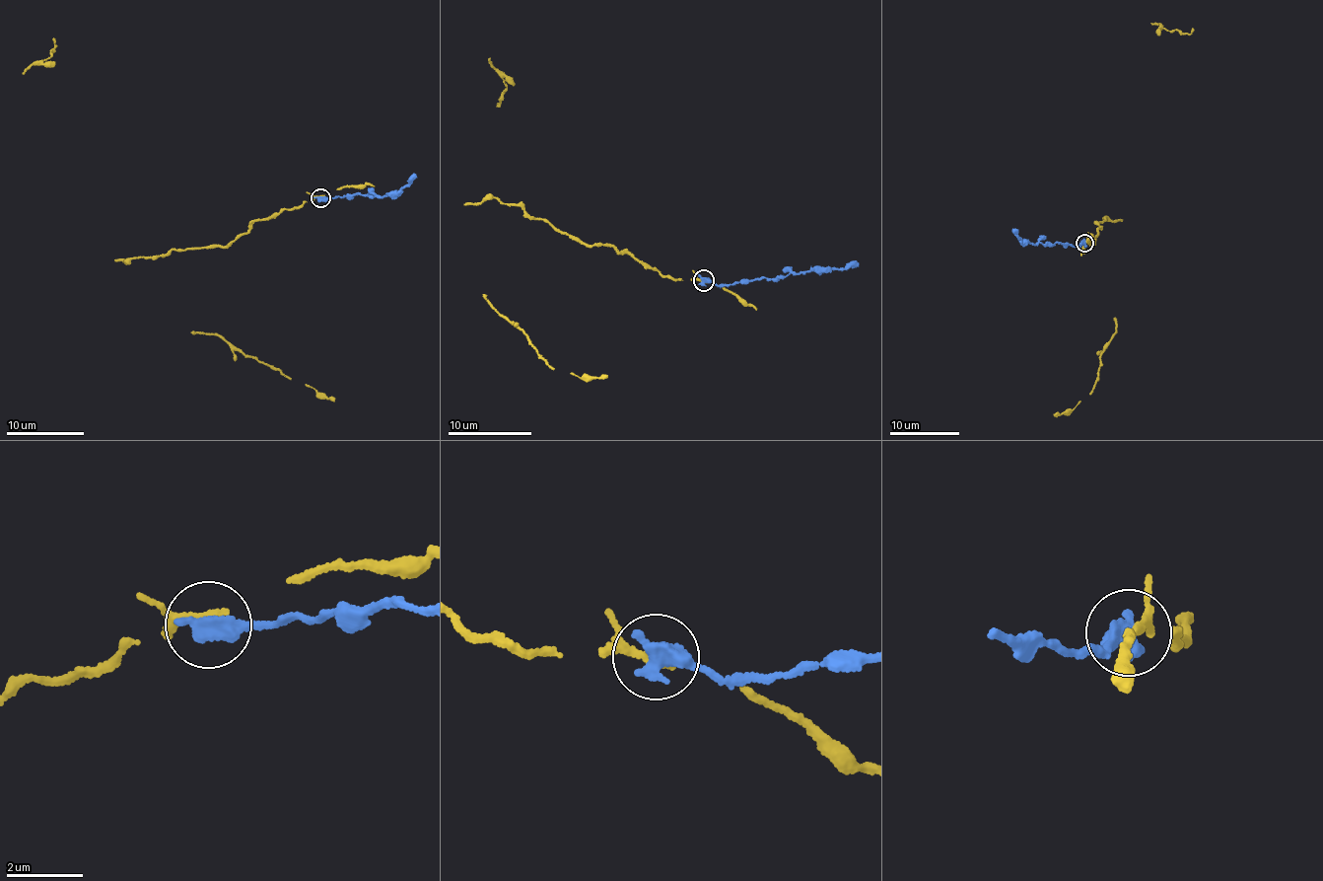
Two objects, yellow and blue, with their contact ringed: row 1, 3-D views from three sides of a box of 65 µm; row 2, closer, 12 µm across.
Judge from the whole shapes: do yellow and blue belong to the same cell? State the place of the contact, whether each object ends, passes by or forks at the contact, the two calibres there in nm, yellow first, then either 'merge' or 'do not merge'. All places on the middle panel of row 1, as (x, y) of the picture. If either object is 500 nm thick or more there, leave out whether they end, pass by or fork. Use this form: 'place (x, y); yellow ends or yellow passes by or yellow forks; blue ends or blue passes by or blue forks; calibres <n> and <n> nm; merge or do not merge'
place (703, 280); calibres 180 and 600 nm; do not merge

